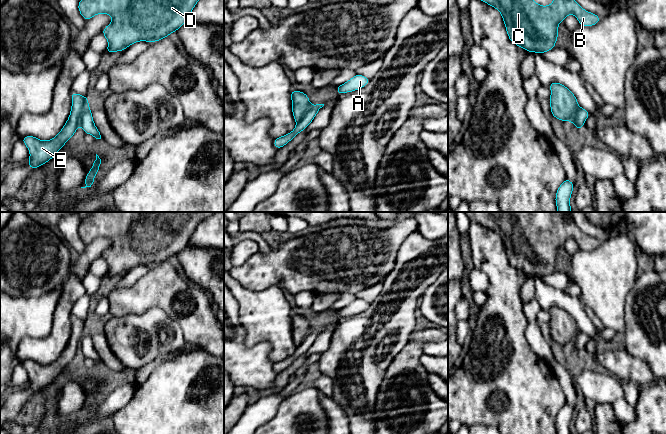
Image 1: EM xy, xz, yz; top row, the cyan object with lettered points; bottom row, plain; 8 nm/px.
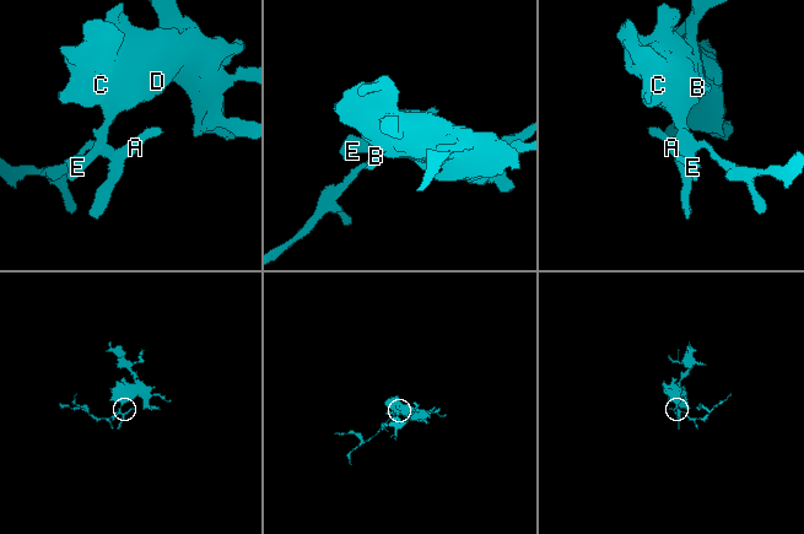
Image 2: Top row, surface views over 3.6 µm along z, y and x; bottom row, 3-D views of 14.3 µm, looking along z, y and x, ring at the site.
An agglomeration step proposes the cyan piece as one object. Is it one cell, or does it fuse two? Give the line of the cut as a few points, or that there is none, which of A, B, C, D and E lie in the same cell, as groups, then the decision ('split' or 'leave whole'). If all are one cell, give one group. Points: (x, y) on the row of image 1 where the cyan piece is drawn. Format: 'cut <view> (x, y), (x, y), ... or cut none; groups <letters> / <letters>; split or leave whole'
cut xy (88, 107), (82, 113), (79, 123); groups A / B C D E; split

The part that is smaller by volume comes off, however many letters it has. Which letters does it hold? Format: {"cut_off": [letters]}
{"cut_off": ["A"]}

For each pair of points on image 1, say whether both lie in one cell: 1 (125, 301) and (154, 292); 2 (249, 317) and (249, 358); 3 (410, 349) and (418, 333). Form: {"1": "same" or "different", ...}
{"1": "same", "2": "different", "3": "same"}

